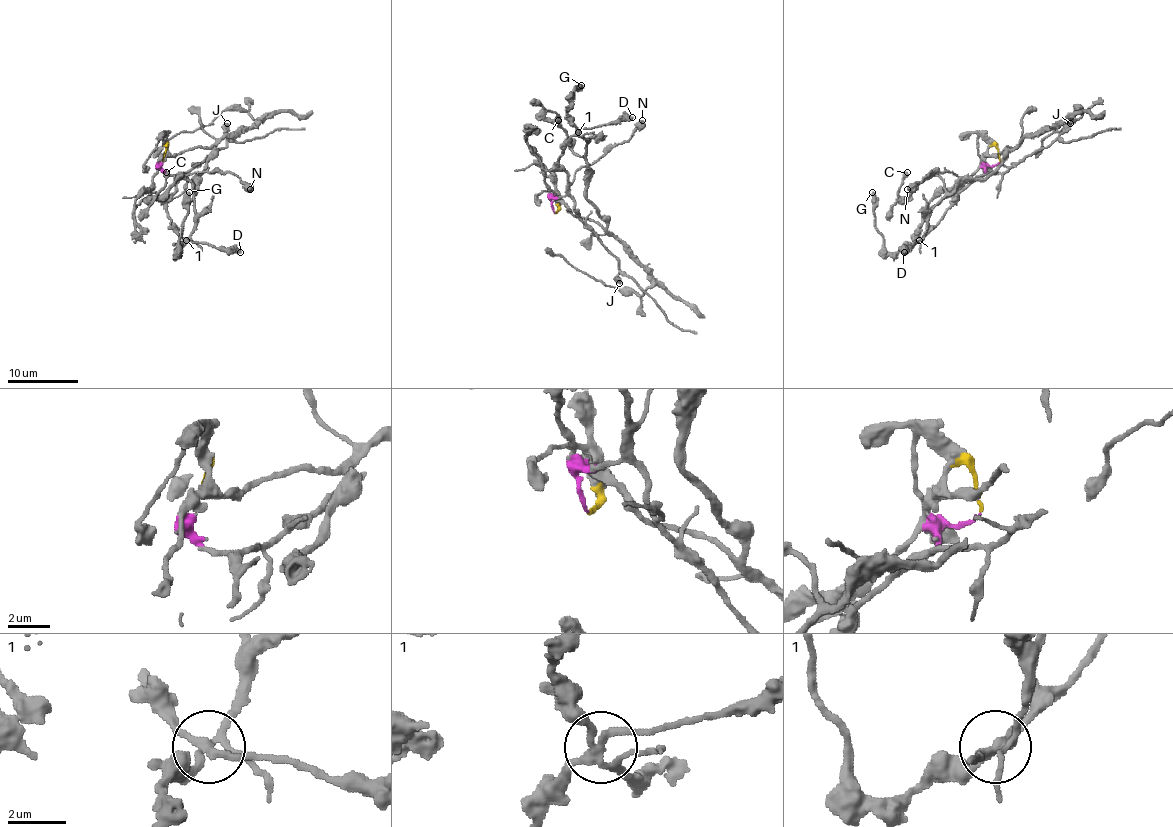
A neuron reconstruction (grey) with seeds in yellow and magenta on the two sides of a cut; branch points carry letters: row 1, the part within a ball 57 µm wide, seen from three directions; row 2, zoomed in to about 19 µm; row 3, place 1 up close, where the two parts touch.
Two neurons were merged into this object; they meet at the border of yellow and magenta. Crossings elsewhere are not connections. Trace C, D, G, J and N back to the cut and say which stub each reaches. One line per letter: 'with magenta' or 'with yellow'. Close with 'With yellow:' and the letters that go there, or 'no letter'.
C: with yellow
D: with magenta
G: with yellow
J: with magenta
N: with magenta
With yellow: C, G

